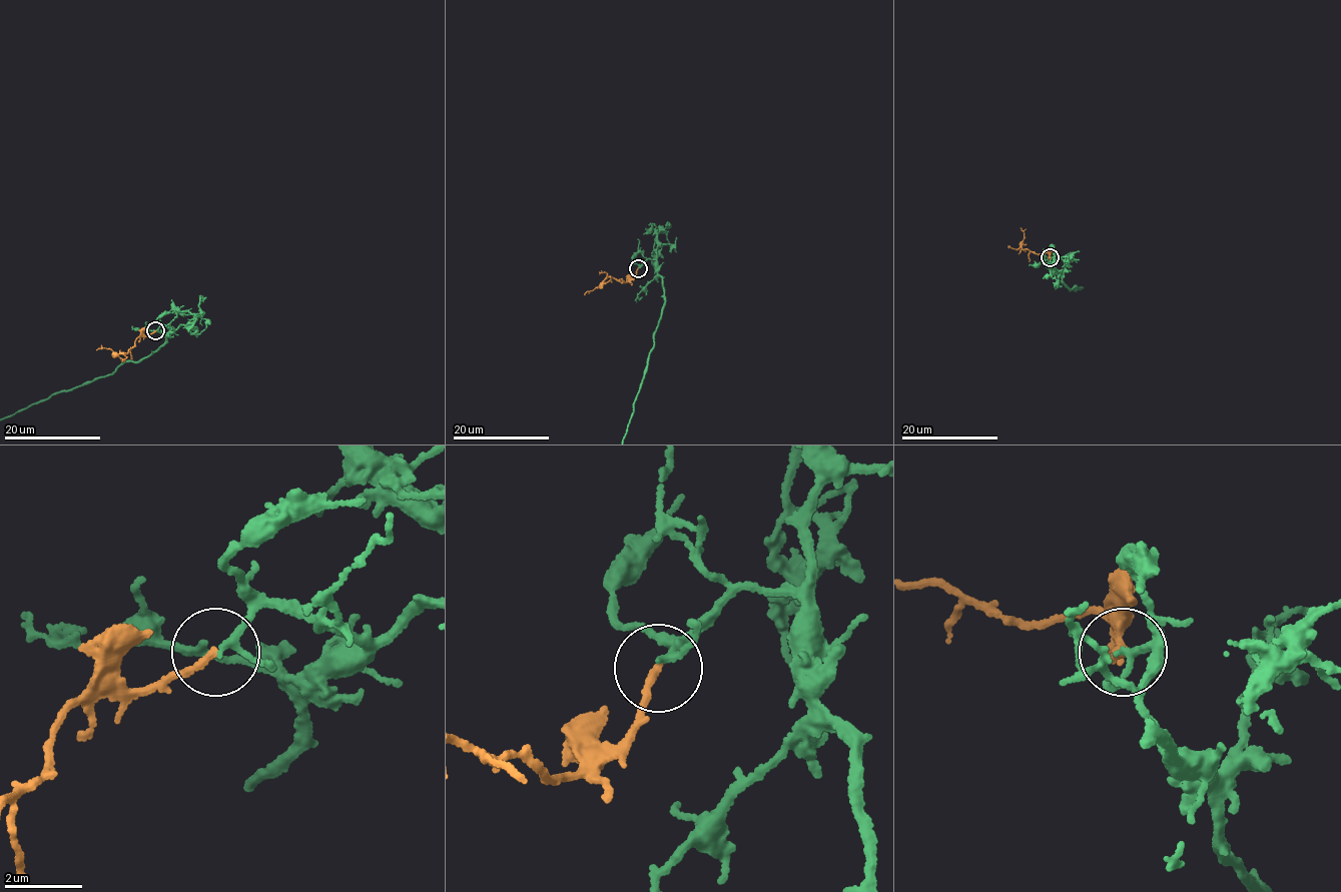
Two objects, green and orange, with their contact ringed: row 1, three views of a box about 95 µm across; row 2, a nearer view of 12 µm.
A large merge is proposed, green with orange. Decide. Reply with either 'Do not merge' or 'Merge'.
Do not merge

